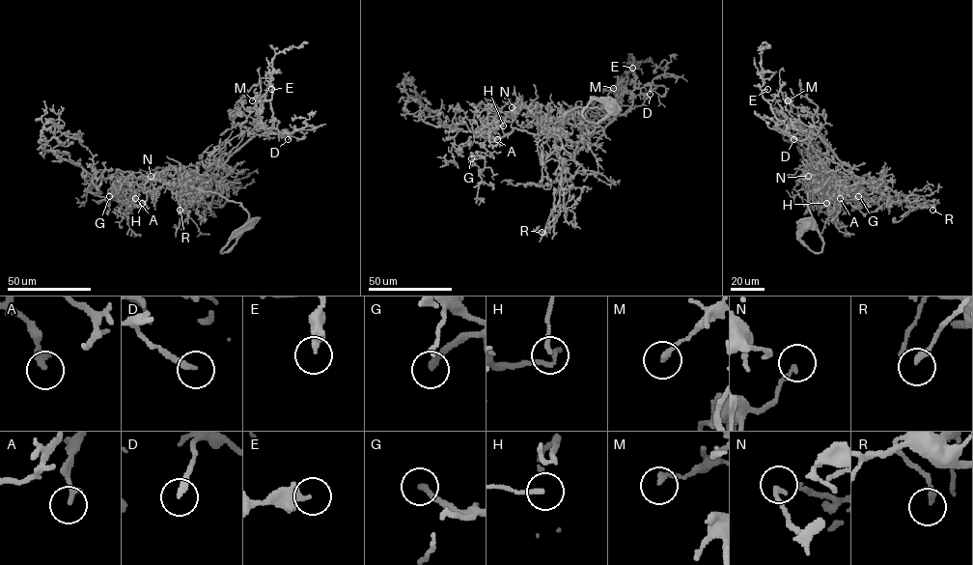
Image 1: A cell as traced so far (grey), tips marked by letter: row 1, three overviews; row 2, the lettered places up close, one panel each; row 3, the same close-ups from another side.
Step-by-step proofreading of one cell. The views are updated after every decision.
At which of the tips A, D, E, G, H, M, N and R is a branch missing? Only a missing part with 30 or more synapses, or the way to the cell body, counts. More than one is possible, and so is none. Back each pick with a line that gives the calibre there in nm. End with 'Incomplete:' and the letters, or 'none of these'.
G: 240 nm thick
N: 180 nm thick
Incomplete: G, N

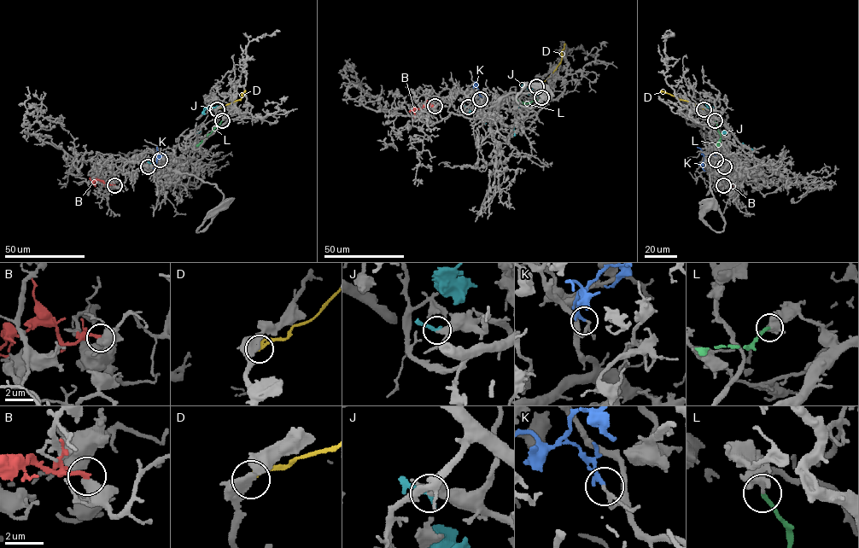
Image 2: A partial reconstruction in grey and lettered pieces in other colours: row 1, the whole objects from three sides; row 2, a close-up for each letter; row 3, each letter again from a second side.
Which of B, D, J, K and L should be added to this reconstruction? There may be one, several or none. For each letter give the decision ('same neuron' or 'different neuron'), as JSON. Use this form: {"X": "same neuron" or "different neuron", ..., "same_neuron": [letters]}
{"B": "different neuron", "D": "different neuron", "J": "different neuron", "K": "same neuron", "L": "different neuron", "same_neuron": ["K"]}

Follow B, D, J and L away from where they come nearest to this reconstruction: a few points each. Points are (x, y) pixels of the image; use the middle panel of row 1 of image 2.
B: (435, 106), (426, 104), (412, 110), (413, 118)
D: (536, 86), (556, 69), (565, 43)
J: (468, 107), (499, 104), (521, 87), (530, 90), (512, 131), (484, 123)
L: (541, 97), (527, 103), (516, 101)

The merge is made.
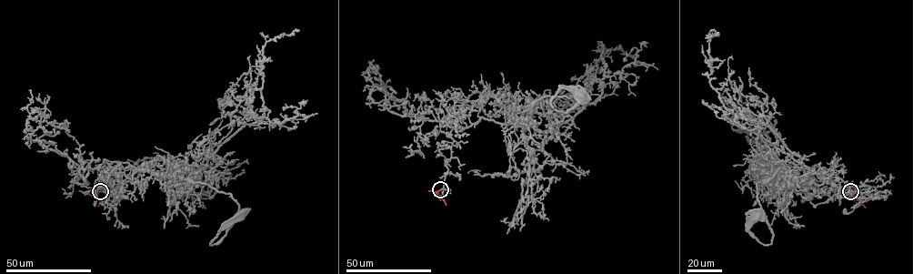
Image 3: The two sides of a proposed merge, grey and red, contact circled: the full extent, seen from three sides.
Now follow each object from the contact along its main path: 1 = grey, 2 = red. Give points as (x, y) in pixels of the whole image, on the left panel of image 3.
1: (100, 191), (148, 169), (229, 194), (238, 206), (235, 218), (210, 245), (238, 217)
2: (100, 191), (95, 196), (105, 208)

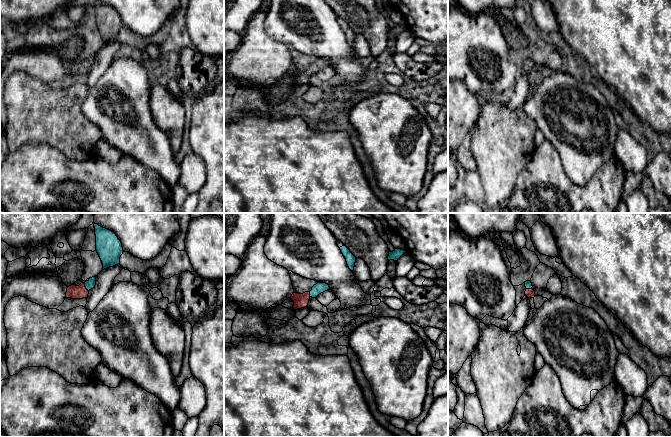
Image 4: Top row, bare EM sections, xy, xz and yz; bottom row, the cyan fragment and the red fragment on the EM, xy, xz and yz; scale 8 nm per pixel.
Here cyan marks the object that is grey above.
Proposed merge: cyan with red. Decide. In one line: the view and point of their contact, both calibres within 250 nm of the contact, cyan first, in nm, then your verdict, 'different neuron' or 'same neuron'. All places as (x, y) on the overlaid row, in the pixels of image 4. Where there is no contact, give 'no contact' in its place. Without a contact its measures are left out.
xy (85, 286) | 70/110 nm | same neuron

